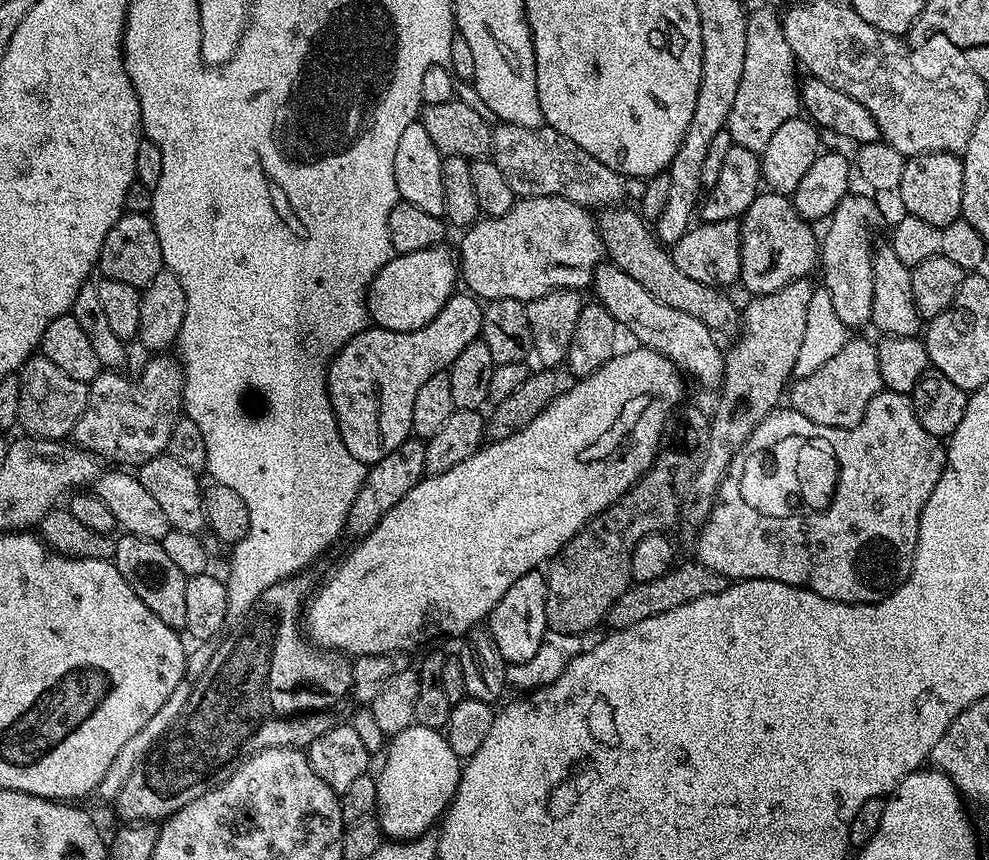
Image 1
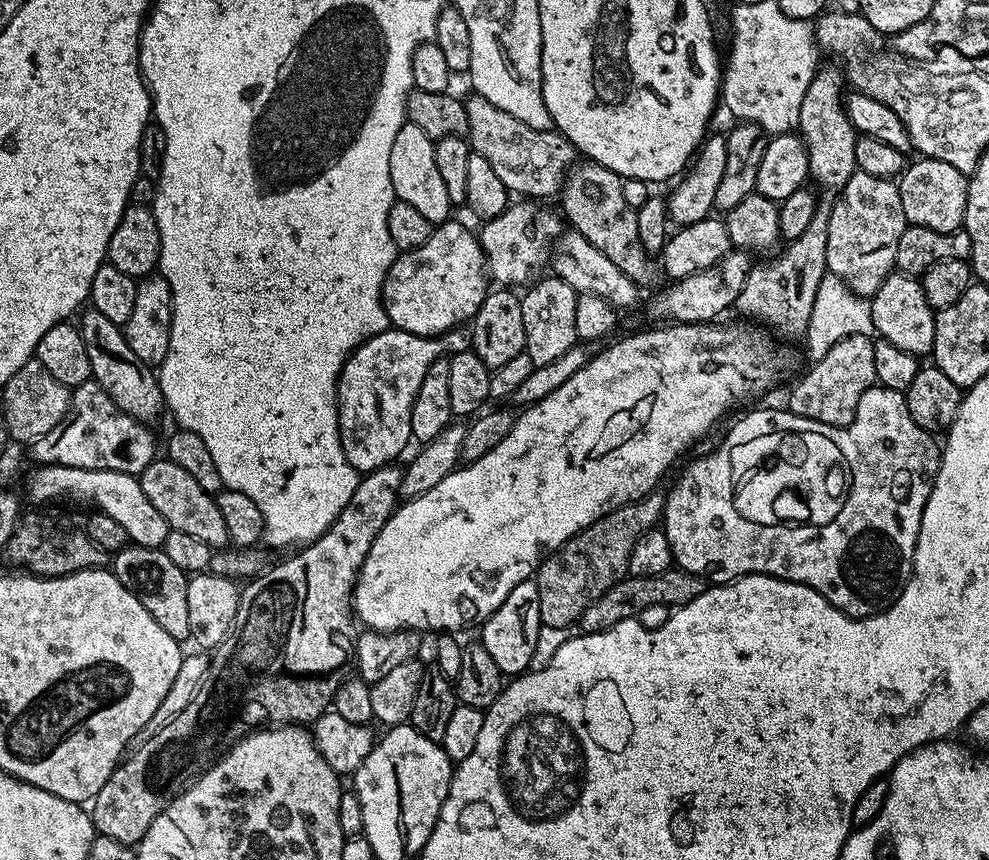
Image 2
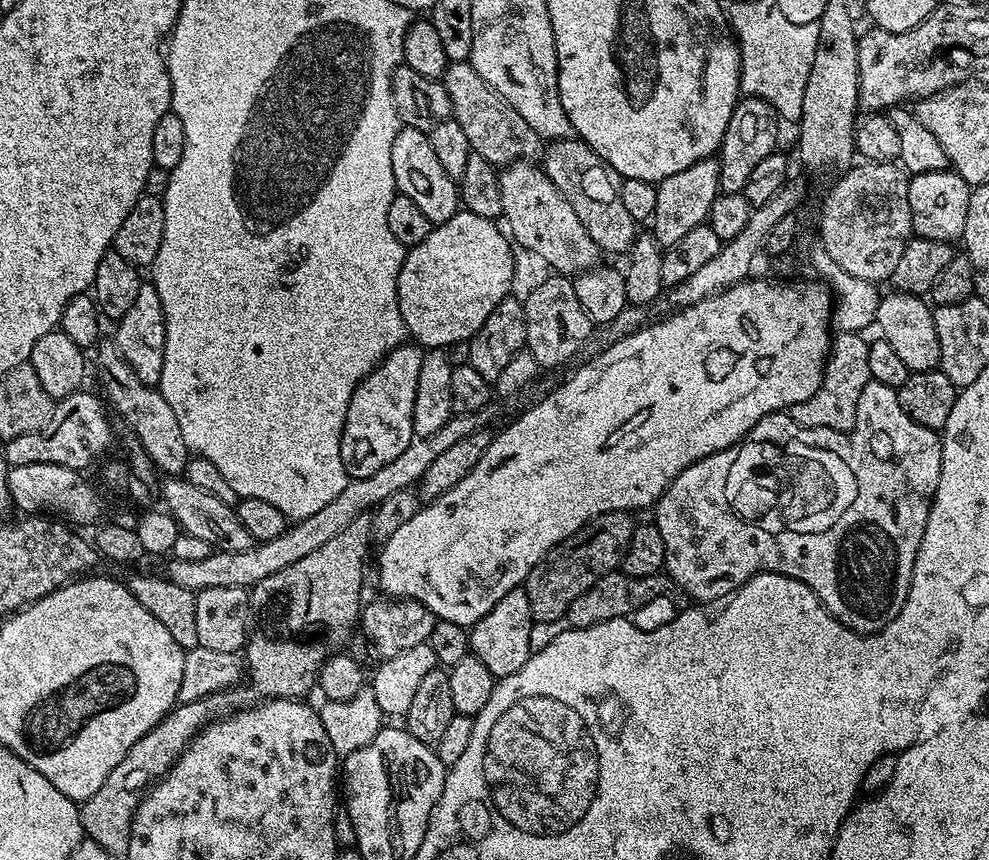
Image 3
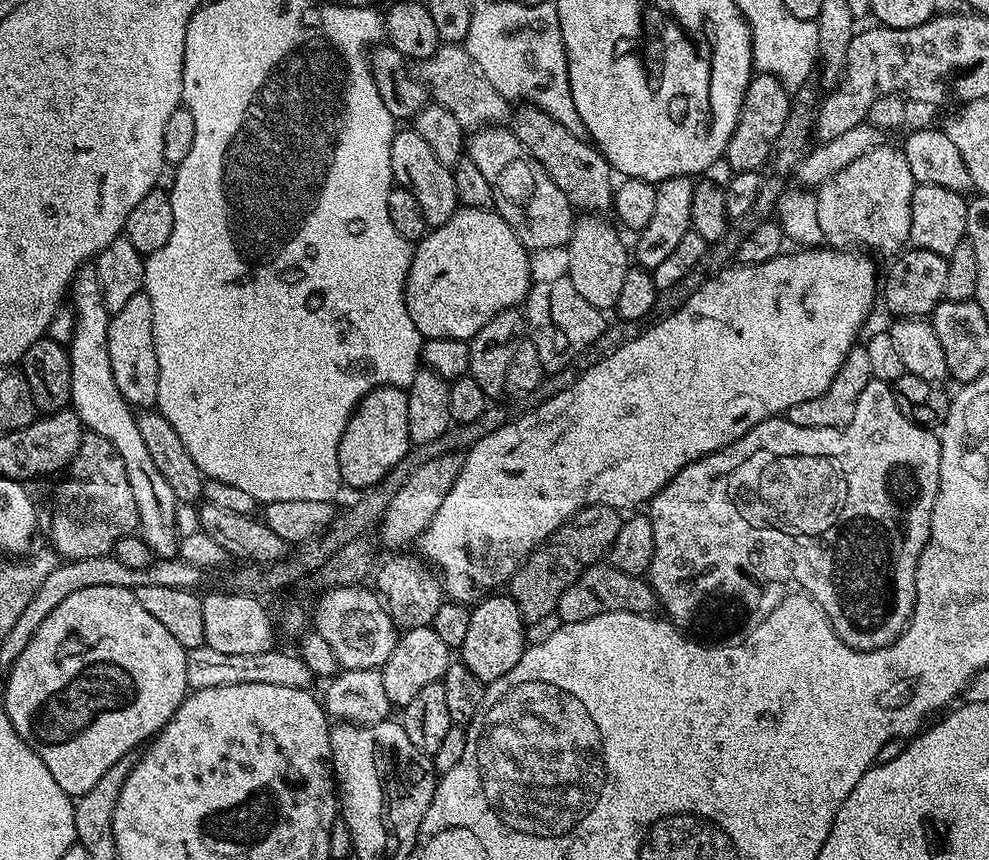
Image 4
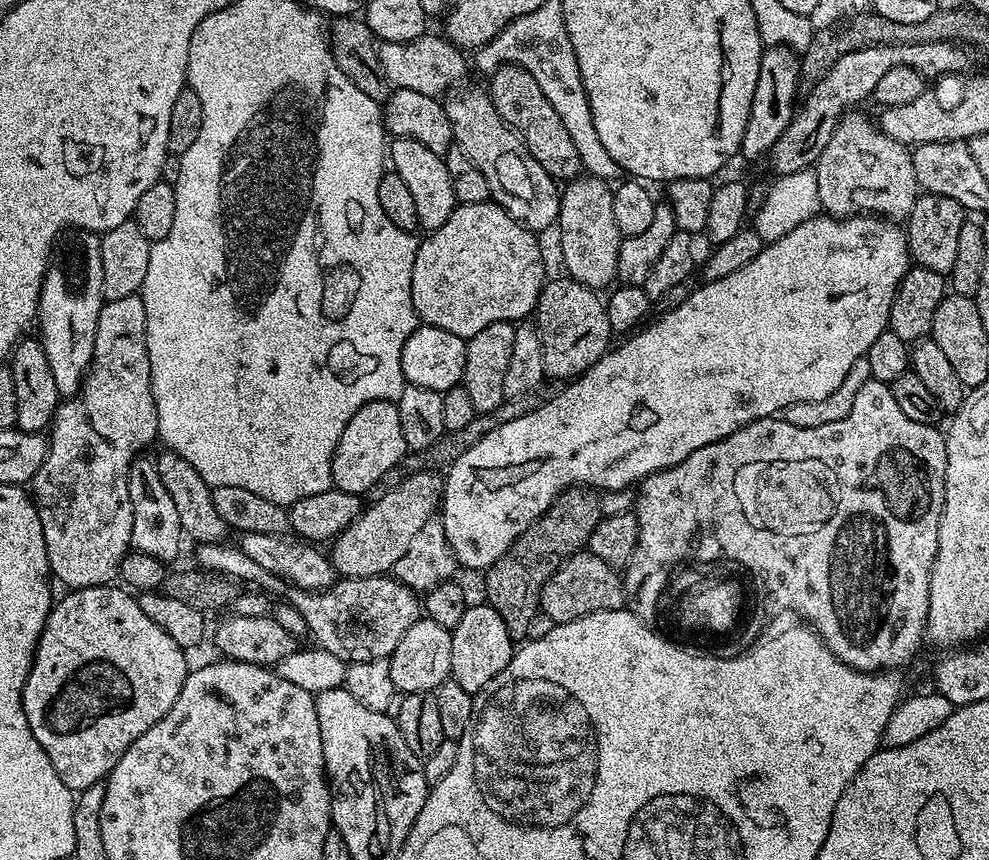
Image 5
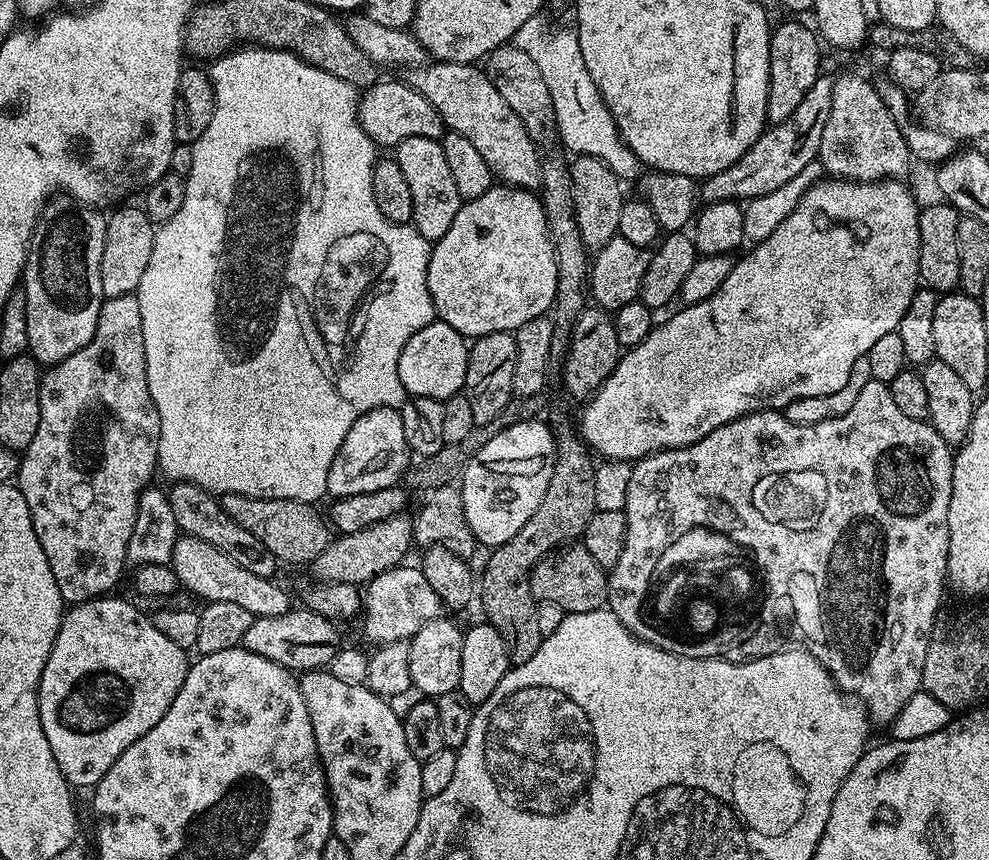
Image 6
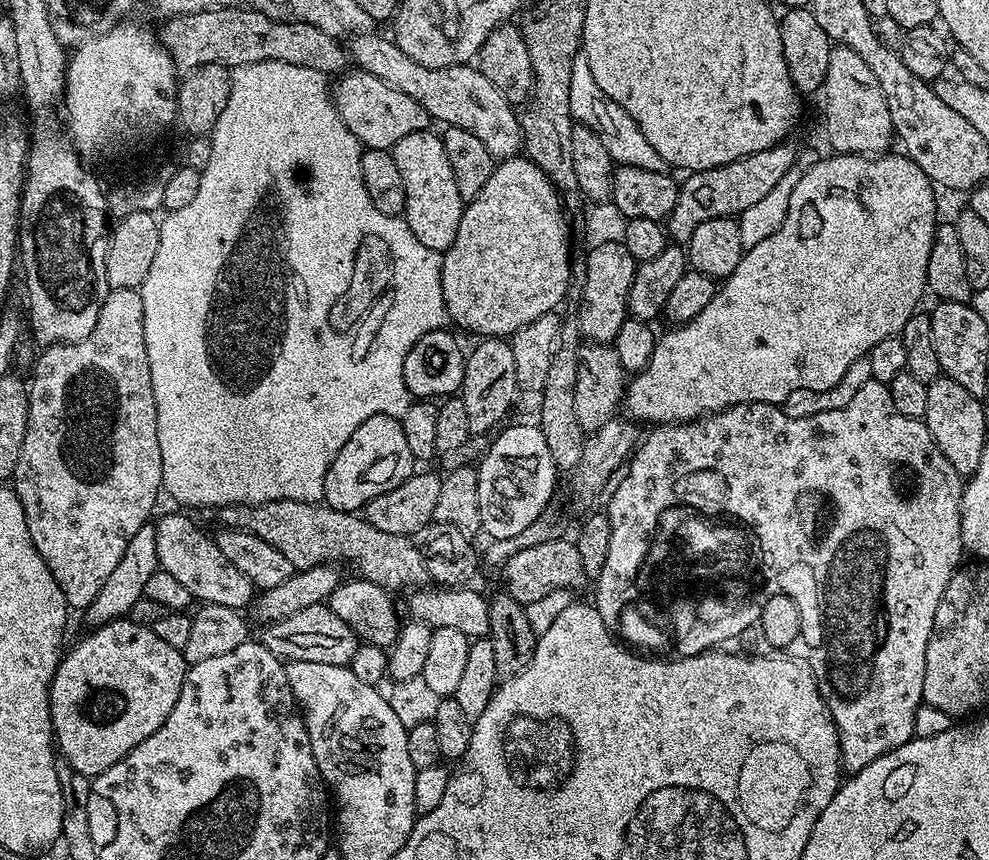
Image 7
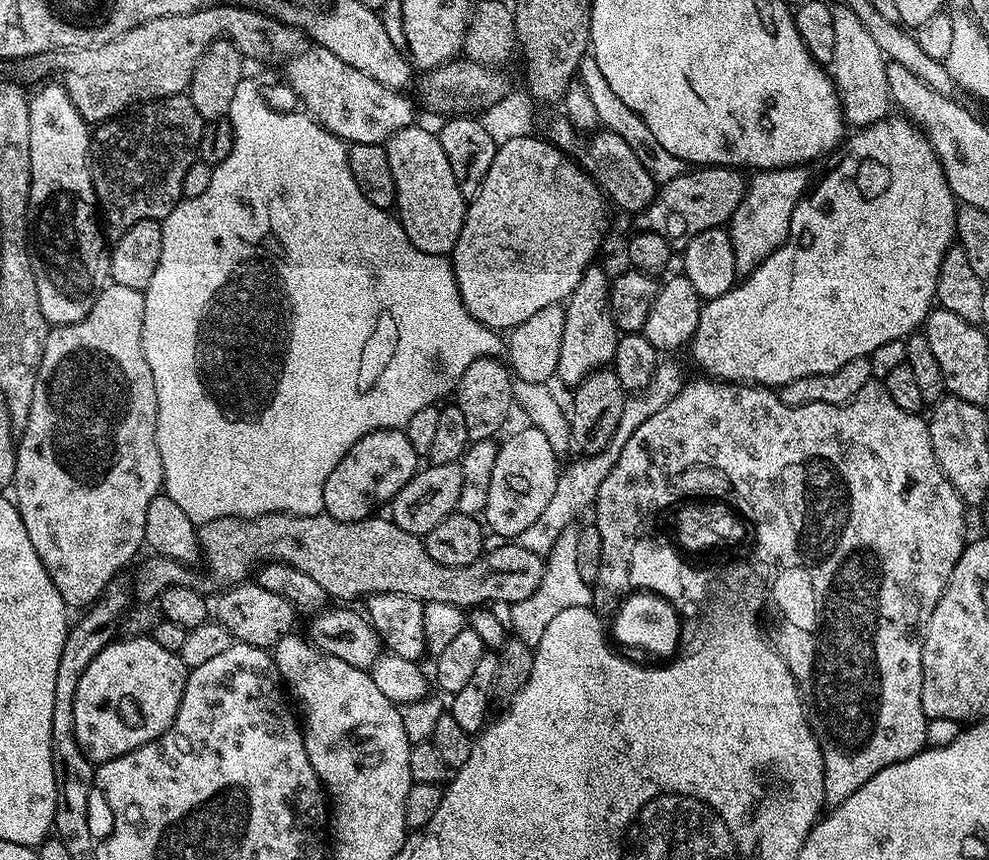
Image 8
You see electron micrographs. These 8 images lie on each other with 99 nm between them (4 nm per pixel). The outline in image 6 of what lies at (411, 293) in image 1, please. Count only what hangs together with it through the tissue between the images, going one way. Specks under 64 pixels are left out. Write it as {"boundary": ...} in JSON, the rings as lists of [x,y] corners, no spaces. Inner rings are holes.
{"boundary":[[[494,186],[486,194],[461,203],[458,214],[454,214],[454,222],[450,222],[450,230],[446,230],[446,234],[442,234],[442,238],[432,244],[426,282],[428,283],[428,294],[432,300],[435,315],[441,321],[452,326],[454,330],[460,332],[465,338],[475,338],[486,334],[494,334],[495,332],[515,333],[517,328],[534,318],[545,315],[555,305],[556,254],[553,242],[548,237],[548,227],[544,221],[544,205],[537,197],[535,200],[532,196],[535,195],[528,190],[521,190],[511,186]]]}

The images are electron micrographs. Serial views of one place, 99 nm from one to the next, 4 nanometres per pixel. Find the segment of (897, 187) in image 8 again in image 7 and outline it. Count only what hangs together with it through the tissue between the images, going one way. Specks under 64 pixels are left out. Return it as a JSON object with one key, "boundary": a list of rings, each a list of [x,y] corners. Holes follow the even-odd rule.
{"boundary":[[[864,154],[831,155],[825,155],[817,164],[805,170],[802,178],[798,178],[798,186],[794,186],[794,194],[790,194],[790,210],[786,210],[782,226],[778,226],[778,230],[774,230],[770,238],[745,251],[738,266],[734,266],[734,274],[724,277],[714,298],[710,298],[710,303],[706,305],[706,310],[702,310],[702,314],[698,314],[698,318],[690,322],[669,327],[669,332],[665,336],[663,333],[657,339],[648,367],[635,373],[626,384],[627,415],[633,421],[645,420],[648,426],[679,424],[697,420],[702,414],[721,412],[724,408],[732,408],[736,404],[780,406],[787,396],[794,394],[794,390],[830,390],[830,386],[838,386],[838,382],[842,382],[846,370],[850,370],[850,362],[867,356],[868,351],[878,346],[878,342],[882,342],[882,338],[900,335],[908,319],[921,307],[920,299],[926,296],[928,287],[930,248],[934,246],[938,227],[937,189],[907,154],[880,154],[875,158]]]}

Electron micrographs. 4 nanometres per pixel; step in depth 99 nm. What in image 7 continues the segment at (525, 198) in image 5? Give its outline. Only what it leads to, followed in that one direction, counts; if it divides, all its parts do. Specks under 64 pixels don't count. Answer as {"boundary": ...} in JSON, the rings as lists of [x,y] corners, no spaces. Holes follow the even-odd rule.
{"boundary":[[[370,31],[351,37],[350,60],[359,71],[374,74],[374,78],[386,82],[386,86],[394,86],[394,90],[402,90],[402,94],[414,98],[414,102],[418,102],[433,121],[441,120],[441,125],[449,128],[470,130],[470,134],[474,134],[474,138],[478,138],[497,161],[506,160],[521,151],[517,109],[504,97],[502,90],[498,90],[498,86],[480,72],[479,67],[471,63],[445,68],[418,66],[410,54],[400,49],[395,39],[388,37],[387,40],[376,35],[375,31]]]}

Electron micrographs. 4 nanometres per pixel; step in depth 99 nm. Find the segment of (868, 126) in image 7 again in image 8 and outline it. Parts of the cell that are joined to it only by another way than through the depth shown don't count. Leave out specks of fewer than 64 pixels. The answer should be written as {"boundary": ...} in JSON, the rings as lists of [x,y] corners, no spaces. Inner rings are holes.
{"boundary":[[[843,2],[837,3],[832,8],[832,17],[834,18],[834,58],[830,65],[830,75],[832,81],[836,83],[836,92],[840,96],[845,121],[856,130],[867,128],[870,124],[877,124],[890,112],[886,78],[886,66],[889,61],[866,27],[862,26],[861,19],[847,5]]]}

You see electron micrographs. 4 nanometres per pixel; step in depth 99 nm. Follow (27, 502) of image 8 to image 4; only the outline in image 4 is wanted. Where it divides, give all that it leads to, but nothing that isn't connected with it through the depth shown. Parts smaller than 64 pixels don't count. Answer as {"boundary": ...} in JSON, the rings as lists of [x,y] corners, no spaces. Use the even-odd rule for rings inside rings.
{"boundary":[[[141,290],[122,306],[122,310],[115,313],[108,321],[108,349],[110,350],[110,366],[114,370],[114,382],[129,404],[140,410],[153,407],[158,398],[158,358],[154,350],[154,310],[150,306],[150,298]],[[85,435],[64,478],[52,500],[50,544],[57,556],[65,561],[107,556],[118,541],[139,529],[138,506],[134,506],[134,494],[126,478],[126,466],[122,466],[118,450],[114,450],[106,438]]]}

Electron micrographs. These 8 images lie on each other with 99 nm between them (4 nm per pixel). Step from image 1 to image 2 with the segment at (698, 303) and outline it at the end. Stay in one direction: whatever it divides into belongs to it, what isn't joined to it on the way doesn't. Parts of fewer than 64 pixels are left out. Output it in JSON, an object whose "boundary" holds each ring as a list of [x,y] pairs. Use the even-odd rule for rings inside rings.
{"boundary":[[[591,162],[573,164],[564,177],[562,216],[567,223],[568,220],[572,223],[569,225],[575,232],[582,234],[582,238],[590,242],[590,246],[598,246],[598,250],[602,250],[602,254],[606,254],[606,258],[610,258],[610,262],[614,262],[614,266],[618,266],[618,270],[626,274],[626,278],[633,280],[637,288],[656,290],[661,287],[662,268],[654,259],[653,253],[642,246],[642,238],[638,238],[636,209],[622,195],[623,185],[624,180],[606,166]]]}

